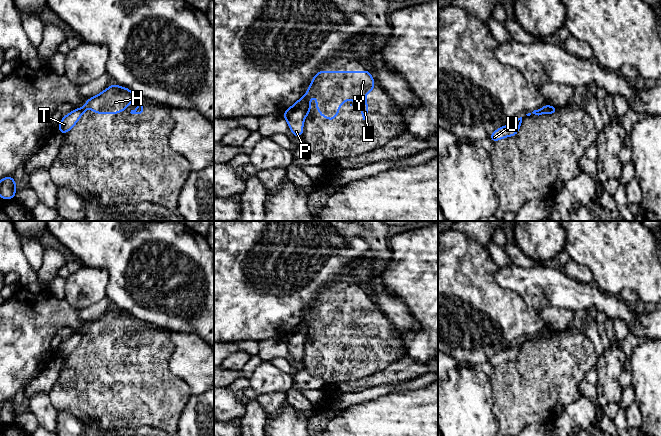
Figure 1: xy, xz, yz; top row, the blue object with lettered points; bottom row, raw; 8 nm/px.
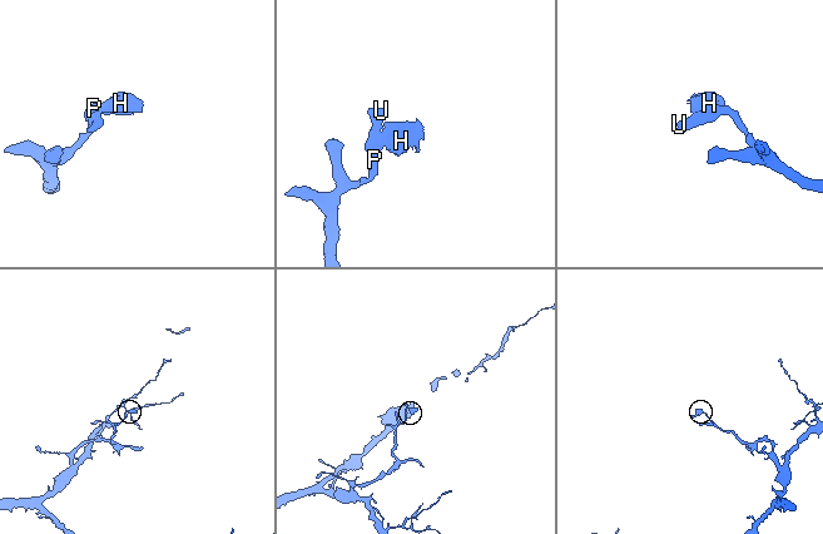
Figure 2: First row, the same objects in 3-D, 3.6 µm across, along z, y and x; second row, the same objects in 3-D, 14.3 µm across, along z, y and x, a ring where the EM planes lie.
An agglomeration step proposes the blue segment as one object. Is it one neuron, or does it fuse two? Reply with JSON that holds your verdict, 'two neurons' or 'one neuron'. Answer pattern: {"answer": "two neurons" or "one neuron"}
{"answer": "two neurons"}

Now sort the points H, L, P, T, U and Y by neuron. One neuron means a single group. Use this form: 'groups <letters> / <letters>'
groups H L Y / P T U

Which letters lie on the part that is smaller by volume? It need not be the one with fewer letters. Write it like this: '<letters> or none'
H, L, Y

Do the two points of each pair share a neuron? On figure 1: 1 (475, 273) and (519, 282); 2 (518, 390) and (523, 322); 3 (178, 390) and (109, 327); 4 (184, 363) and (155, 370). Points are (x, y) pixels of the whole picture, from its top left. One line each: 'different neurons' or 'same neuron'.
1: different neurons
2: different neurons
3: same neuron
4: different neurons

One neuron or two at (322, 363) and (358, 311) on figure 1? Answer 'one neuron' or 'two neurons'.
one neuron

